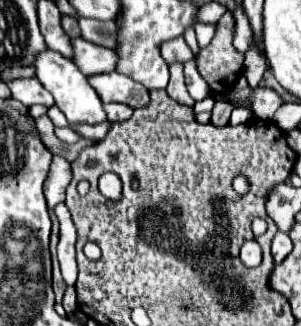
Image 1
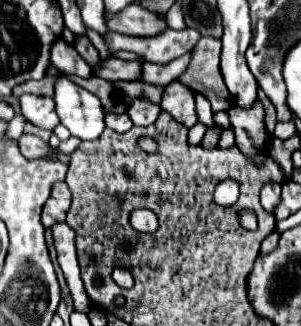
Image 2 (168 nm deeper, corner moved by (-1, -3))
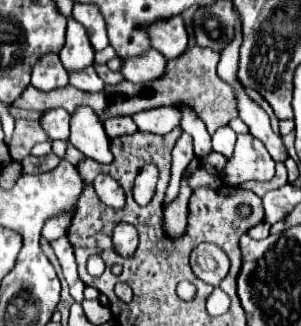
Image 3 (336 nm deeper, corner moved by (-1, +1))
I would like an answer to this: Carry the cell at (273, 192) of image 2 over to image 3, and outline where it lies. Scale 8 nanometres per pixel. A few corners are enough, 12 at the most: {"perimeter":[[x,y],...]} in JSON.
{"perimeter":[[239,134],[225,166],[229,184],[269,182],[275,162],[255,136]]}

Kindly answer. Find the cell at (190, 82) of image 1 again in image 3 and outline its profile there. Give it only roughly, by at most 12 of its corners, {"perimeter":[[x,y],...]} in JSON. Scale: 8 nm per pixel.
{"perimeter":[[229,126],[213,134],[213,150],[231,158],[237,134]]}

